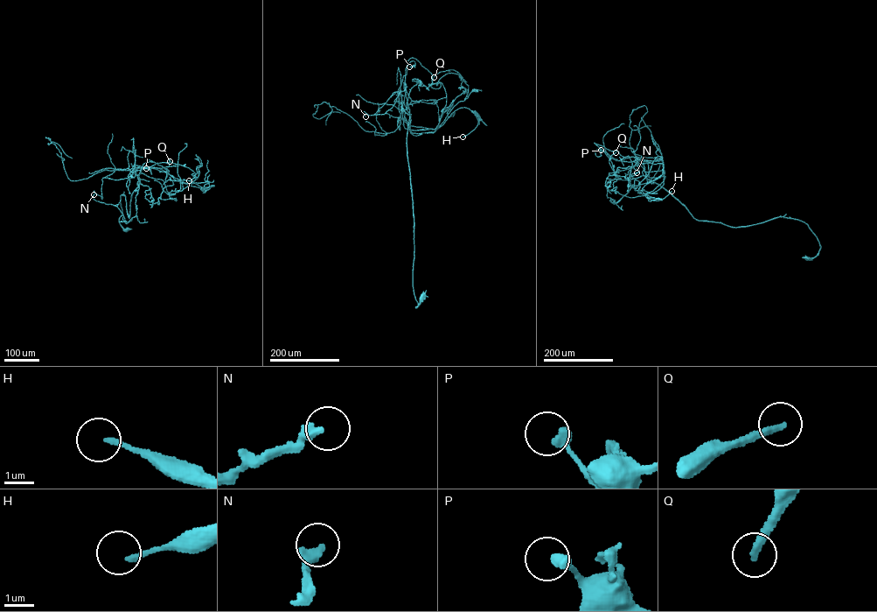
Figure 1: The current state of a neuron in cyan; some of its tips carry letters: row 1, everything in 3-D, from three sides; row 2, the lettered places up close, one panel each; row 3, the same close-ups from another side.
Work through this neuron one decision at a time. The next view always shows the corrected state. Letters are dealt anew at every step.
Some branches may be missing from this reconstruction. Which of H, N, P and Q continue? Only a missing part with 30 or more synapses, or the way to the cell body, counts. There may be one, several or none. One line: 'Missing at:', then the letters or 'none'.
Missing at: Q

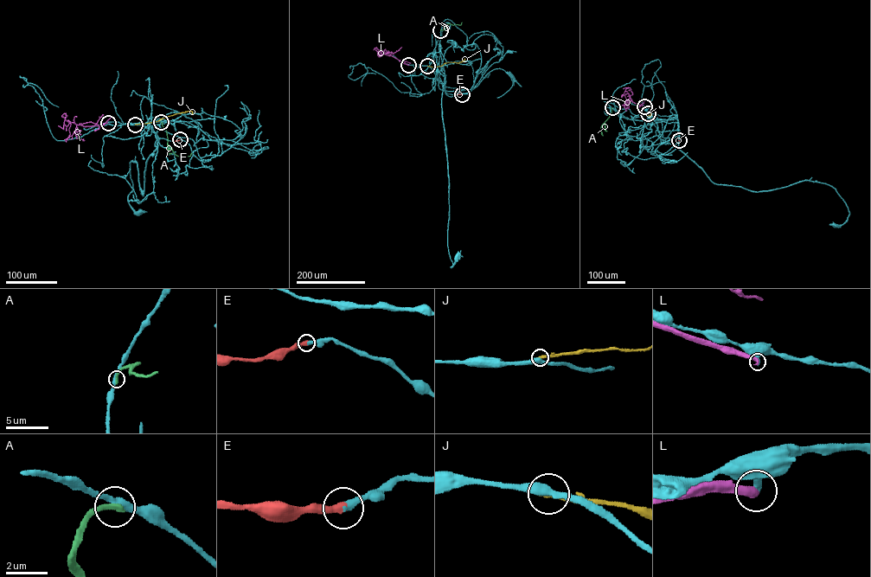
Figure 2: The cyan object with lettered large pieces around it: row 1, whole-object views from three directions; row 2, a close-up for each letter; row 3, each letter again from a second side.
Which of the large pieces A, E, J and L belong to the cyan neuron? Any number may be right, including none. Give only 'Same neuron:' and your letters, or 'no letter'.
Same neuron: E

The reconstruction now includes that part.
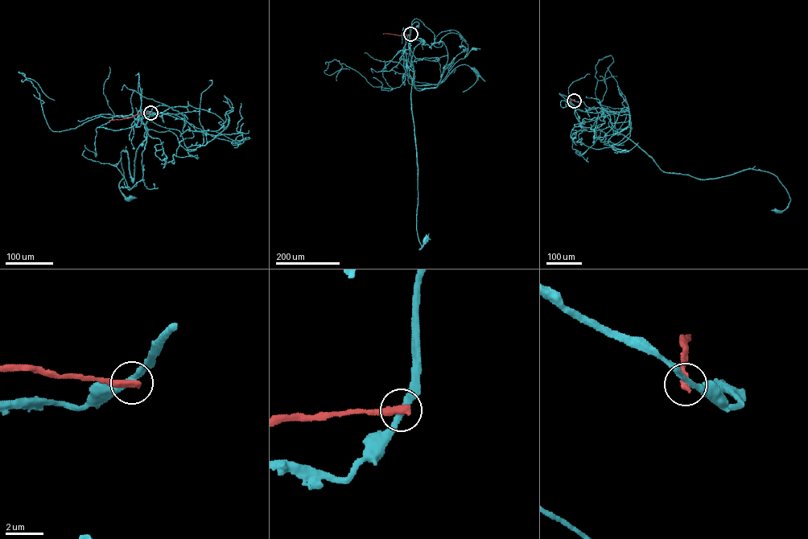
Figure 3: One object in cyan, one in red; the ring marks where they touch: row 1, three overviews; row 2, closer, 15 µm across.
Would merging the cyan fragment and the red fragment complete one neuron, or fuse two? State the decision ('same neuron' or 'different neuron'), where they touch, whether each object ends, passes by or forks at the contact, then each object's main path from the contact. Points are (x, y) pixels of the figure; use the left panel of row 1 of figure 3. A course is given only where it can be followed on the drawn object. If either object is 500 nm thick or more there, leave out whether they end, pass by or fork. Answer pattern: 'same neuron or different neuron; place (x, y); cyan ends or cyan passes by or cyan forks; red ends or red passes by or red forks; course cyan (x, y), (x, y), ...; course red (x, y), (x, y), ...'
different neuron; place (150, 113); cyan passes by; red ends; course cyan (150, 113), (138, 116), (147, 133), (136, 151), (133, 183), (127, 152), (121, 152), (119, 189), (129, 198); course red (150, 113), (109, 121)

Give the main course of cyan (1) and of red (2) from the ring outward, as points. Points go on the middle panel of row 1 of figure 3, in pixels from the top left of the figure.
1: (410, 34), (405, 45), (406, 64), (414, 73), (410, 96), (418, 167), (419, 249), (426, 239)
2: (410, 34), (383, 34)

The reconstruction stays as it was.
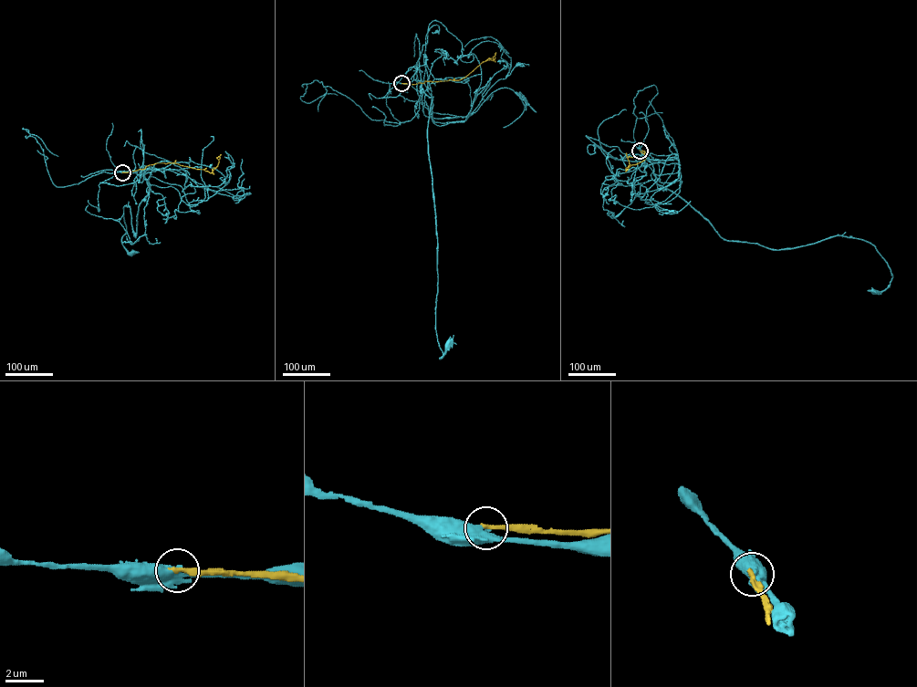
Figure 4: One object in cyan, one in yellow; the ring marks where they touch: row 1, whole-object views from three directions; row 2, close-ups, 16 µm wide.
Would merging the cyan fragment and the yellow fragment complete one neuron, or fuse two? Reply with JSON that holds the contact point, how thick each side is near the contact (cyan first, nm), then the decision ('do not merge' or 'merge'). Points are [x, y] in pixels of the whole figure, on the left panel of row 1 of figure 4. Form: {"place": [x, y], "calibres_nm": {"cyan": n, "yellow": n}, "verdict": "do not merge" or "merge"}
{"place": [122, 172], "calibres_nm": {"cyan": 550, "yellow": 260}, "verdict": "do not merge"}

